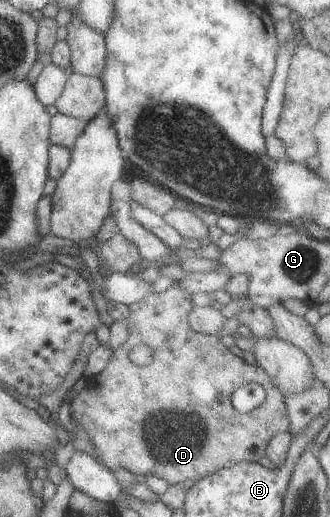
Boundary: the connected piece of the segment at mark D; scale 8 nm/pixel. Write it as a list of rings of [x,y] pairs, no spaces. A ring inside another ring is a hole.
[[[175,280],[174,283],[165,290],[165,292],[149,293],[145,295],[142,300],[134,302],[133,304],[128,304],[129,316],[127,316],[126,320],[127,328],[129,328],[129,335],[127,336],[127,340],[114,350],[113,356],[111,356],[106,367],[101,372],[93,375],[89,380],[87,380],[86,383],[88,385],[85,383],[85,386],[74,395],[74,398],[70,402],[71,420],[73,420],[77,426],[80,425],[81,428],[87,432],[92,443],[91,446],[95,448],[97,460],[99,460],[99,462],[105,465],[109,470],[124,468],[129,472],[142,474],[144,477],[158,476],[159,478],[163,478],[163,480],[167,480],[170,485],[177,483],[183,484],[185,481],[189,480],[197,482],[198,480],[205,478],[205,476],[217,472],[220,468],[237,464],[237,462],[259,462],[259,460],[261,460],[265,455],[268,440],[271,440],[271,438],[273,438],[275,434],[279,434],[279,432],[288,432],[289,430],[290,422],[289,416],[287,416],[284,395],[279,392],[279,388],[275,388],[275,384],[271,382],[269,374],[267,374],[267,372],[265,372],[265,370],[259,365],[248,364],[241,357],[235,355],[234,352],[231,352],[229,348],[221,343],[220,336],[201,334],[189,328],[187,322],[188,314],[194,306],[194,304],[191,304],[191,296],[192,294],[190,292],[185,292],[185,290],[183,290]],[[137,344],[145,344],[145,346],[151,348],[151,352],[153,352],[153,360],[151,360],[151,364],[135,366],[135,364],[129,360],[129,352],[131,352]],[[250,382],[257,382],[257,384],[263,386],[266,394],[265,400],[263,400],[263,403],[259,407],[251,410],[251,412],[240,413],[231,405],[231,396],[233,396],[233,392],[235,392],[237,388],[249,384]],[[163,410],[187,410],[189,416],[199,418],[199,422],[203,422],[205,426],[175,426],[175,424],[173,424],[175,418],[177,418],[177,422],[183,422],[183,414],[185,414],[185,412],[179,412],[179,414],[161,414],[161,426],[151,426],[153,416],[157,416],[157,412],[163,412]]]

